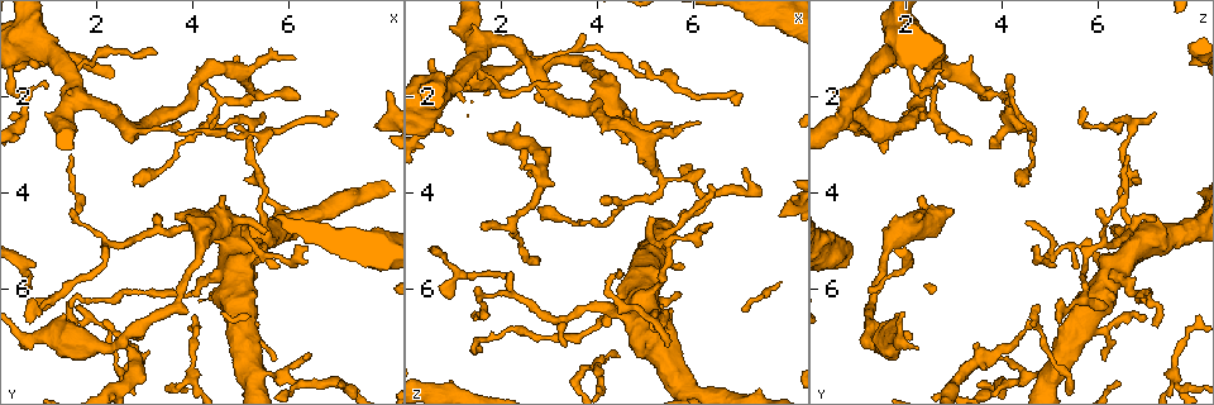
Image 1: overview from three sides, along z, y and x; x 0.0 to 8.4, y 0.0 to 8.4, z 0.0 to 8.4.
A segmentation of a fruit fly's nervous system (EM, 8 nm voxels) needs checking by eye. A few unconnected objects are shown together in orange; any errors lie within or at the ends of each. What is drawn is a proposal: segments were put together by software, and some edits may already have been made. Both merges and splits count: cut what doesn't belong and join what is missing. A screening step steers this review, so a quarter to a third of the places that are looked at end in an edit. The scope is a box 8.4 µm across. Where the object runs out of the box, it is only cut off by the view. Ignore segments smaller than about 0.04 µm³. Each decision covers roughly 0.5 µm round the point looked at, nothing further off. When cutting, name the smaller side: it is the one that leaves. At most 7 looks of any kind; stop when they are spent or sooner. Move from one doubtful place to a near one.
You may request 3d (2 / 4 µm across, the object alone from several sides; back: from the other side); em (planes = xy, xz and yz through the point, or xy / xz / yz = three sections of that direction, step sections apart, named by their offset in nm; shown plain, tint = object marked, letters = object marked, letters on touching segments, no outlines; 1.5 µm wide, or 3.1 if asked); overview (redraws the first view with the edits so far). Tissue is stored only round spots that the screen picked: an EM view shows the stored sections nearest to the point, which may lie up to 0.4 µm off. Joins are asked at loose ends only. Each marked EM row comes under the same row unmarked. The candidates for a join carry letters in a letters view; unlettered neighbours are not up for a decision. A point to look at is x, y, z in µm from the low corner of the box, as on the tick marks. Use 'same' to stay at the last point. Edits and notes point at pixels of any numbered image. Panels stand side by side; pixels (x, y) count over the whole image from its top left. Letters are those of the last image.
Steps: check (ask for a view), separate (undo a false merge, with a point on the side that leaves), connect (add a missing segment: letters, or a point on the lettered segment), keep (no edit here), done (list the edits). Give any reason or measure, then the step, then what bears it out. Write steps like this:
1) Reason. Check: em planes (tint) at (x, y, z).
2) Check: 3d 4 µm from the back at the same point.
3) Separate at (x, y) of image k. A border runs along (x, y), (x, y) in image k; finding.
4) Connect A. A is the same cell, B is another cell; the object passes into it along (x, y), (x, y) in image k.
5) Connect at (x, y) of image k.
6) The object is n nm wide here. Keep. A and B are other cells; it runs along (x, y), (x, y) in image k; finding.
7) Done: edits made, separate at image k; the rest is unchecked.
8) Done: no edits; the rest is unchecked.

Sudden change in width. Check: 3d 2 µm at (4.25, 5.80, 6.50).

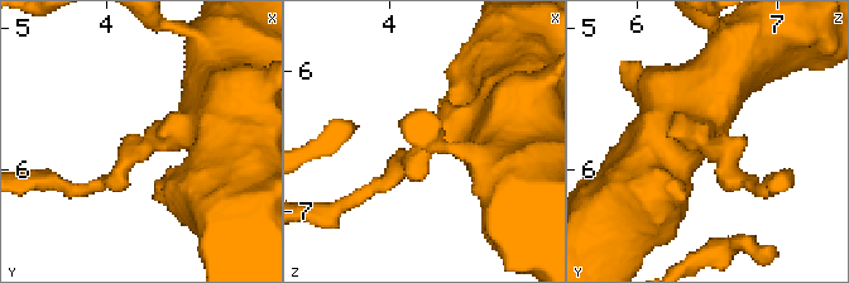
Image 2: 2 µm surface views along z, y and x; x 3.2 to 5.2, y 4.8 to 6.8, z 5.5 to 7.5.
Need the tissue. Check: em planes (tint) at (4.24, 5.84, 6.56).

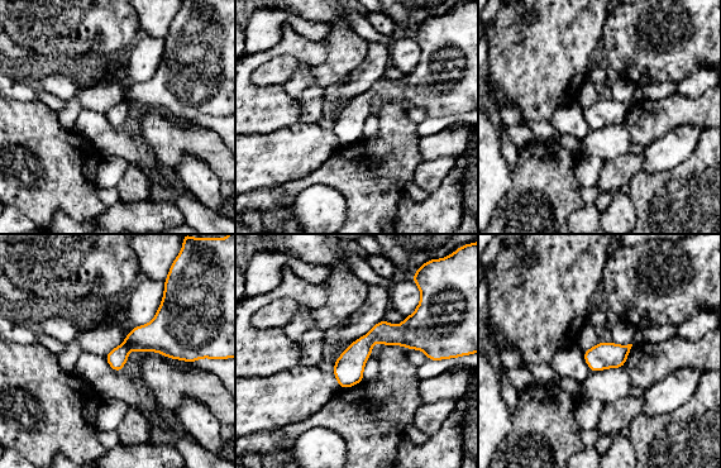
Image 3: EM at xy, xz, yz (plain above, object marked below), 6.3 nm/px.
Check: em planes (letters) at the same point.

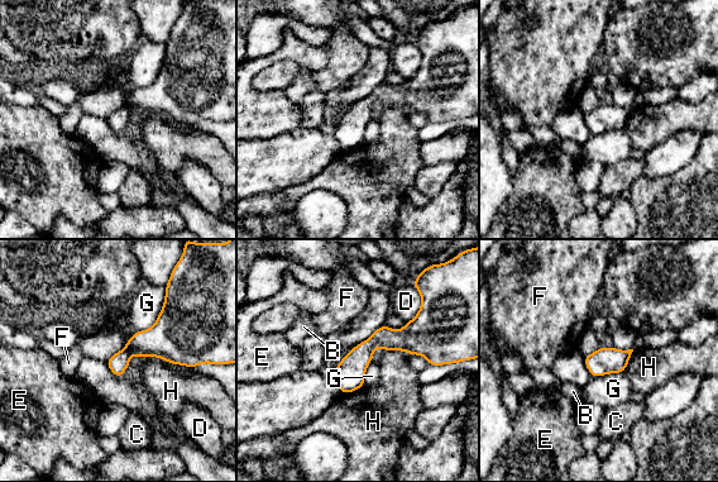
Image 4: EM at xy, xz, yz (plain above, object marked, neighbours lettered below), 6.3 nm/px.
The longest contact is with G, 340 nm. Keep. B, C, D, E, F, G and H are other cells; it runs along (434, 354), (374, 340), (338, 377) in image 4; one neuron here.

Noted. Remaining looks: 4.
Stops while still wide. Check: 3d 4 µm from the back at (4.60, 4.10, 2.35).

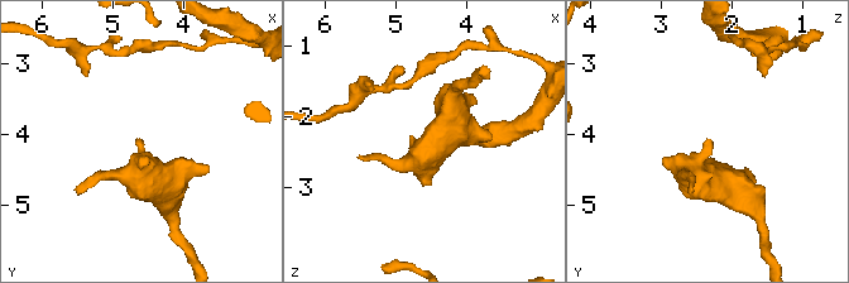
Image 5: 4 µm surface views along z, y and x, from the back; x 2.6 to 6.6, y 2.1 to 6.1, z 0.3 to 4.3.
Shape alone is not enough. Check: em planes (letters) at (4.65, 4.05, 2.35).

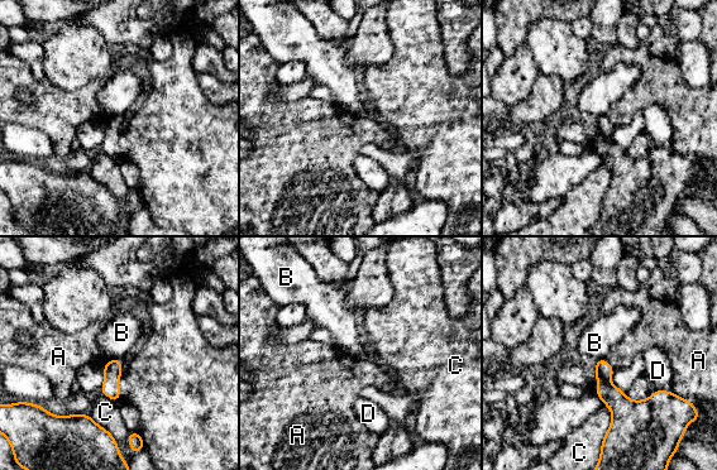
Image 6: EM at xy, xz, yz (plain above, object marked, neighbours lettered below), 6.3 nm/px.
Keep. A, B, C and D are other cells; a border runs along (120, 358), (109, 360) in image 6; none of them fits.

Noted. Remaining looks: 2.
Free end. Check: 3d 4 µm at (2.80, 7.05, 2.10).

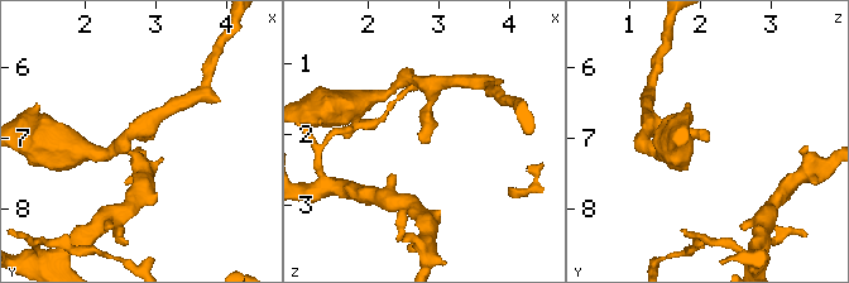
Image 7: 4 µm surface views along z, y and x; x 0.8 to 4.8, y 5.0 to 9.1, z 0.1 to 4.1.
Check: em planes (letters) at (2.85, 7.05, 2.15).

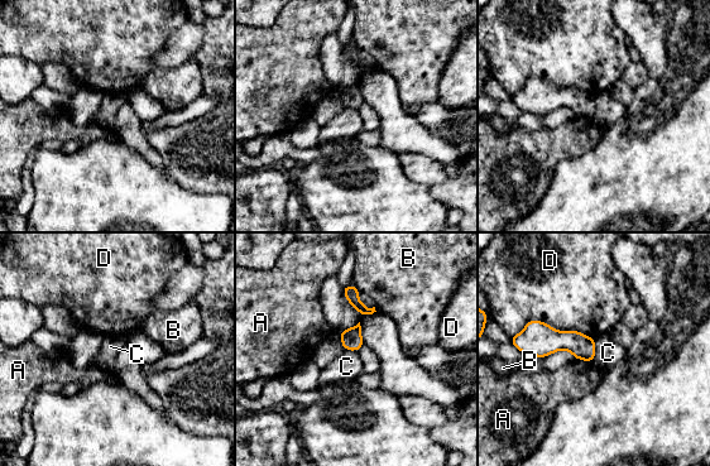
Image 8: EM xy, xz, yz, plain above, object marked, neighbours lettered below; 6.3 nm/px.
Keep. A, B, C and D are other cells; a border runs along (595, 339), (595, 356), (591, 361) in image 8; no lettered segment goes on from it.

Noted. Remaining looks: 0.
Done: no edits; the rest is unchecked.

